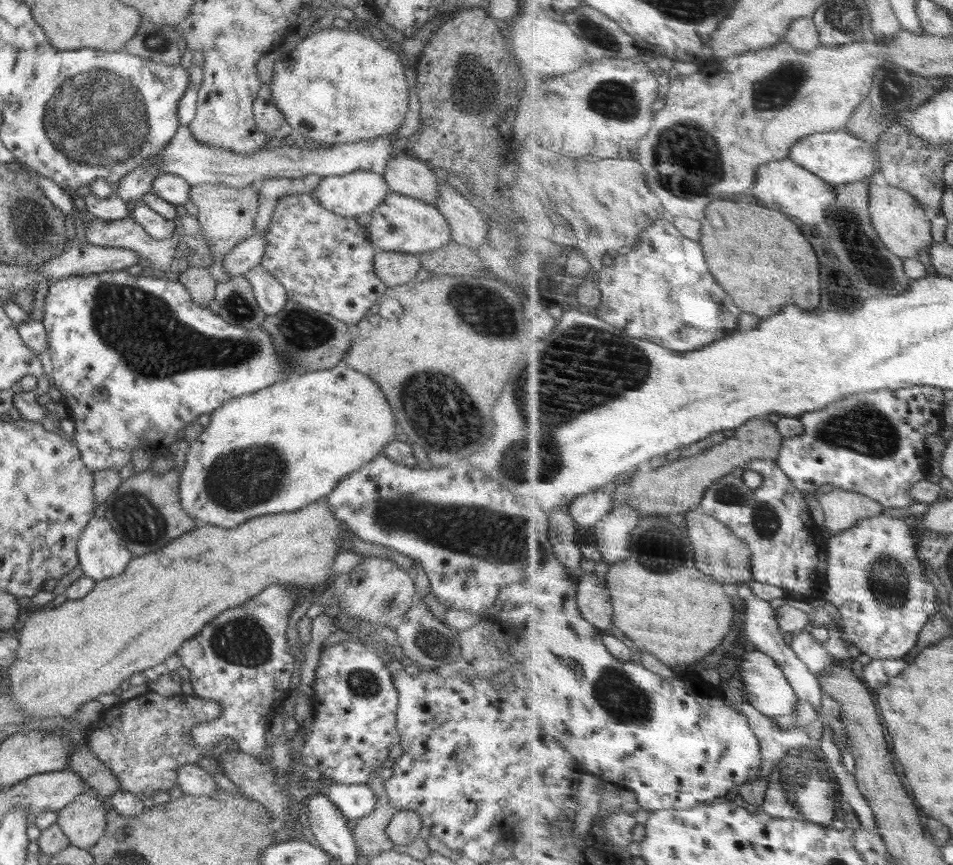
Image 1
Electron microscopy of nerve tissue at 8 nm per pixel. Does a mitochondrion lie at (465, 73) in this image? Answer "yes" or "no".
yes

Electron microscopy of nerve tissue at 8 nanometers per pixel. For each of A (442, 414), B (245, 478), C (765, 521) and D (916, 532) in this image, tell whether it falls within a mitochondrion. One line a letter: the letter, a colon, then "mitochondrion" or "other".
A: mitochondrion
B: mitochondrion
C: mitochondrion
D: other

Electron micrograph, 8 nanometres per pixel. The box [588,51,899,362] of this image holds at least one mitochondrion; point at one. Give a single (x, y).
(691, 172)

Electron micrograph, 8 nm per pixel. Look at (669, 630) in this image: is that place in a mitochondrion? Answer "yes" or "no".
no

